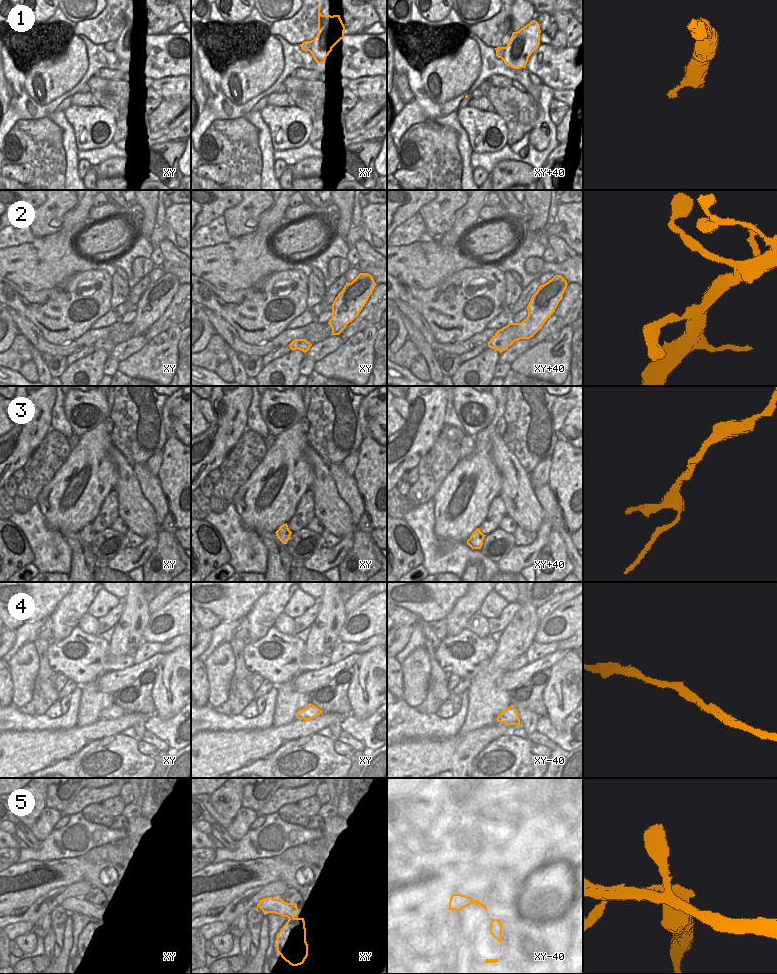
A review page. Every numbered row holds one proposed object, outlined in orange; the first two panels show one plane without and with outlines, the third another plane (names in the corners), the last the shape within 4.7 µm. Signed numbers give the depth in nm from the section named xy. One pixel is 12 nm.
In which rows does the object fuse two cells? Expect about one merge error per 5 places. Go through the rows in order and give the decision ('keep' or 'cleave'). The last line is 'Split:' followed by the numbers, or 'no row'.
1: keep
2: keep
3: keep
4: keep
5: cleave
Split: 5

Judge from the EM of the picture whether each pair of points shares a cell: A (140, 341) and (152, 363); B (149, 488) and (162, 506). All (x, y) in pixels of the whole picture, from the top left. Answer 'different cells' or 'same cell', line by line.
A: different cells
B: same cell

